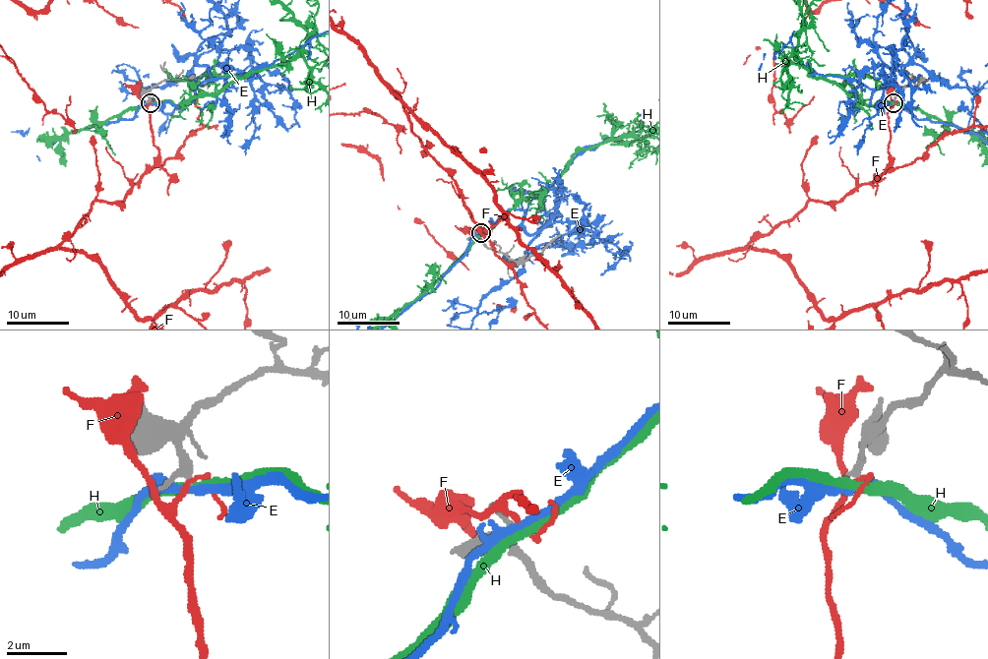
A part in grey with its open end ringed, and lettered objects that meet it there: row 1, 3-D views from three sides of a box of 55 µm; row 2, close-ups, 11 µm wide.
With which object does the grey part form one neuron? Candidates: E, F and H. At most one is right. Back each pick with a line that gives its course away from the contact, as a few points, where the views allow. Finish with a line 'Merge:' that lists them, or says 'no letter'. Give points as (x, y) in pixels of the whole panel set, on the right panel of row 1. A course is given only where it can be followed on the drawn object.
Merge: no letter

